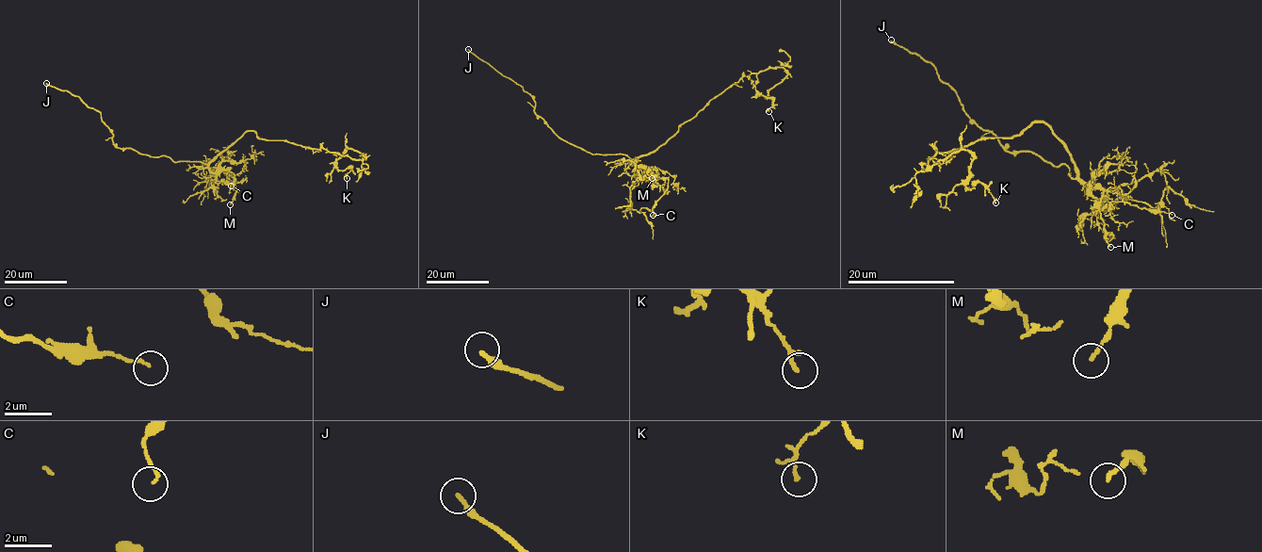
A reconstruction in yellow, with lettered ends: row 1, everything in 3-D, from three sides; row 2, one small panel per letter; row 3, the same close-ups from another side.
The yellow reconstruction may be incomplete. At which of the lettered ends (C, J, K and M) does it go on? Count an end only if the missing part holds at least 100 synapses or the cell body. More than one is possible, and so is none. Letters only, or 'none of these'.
J

